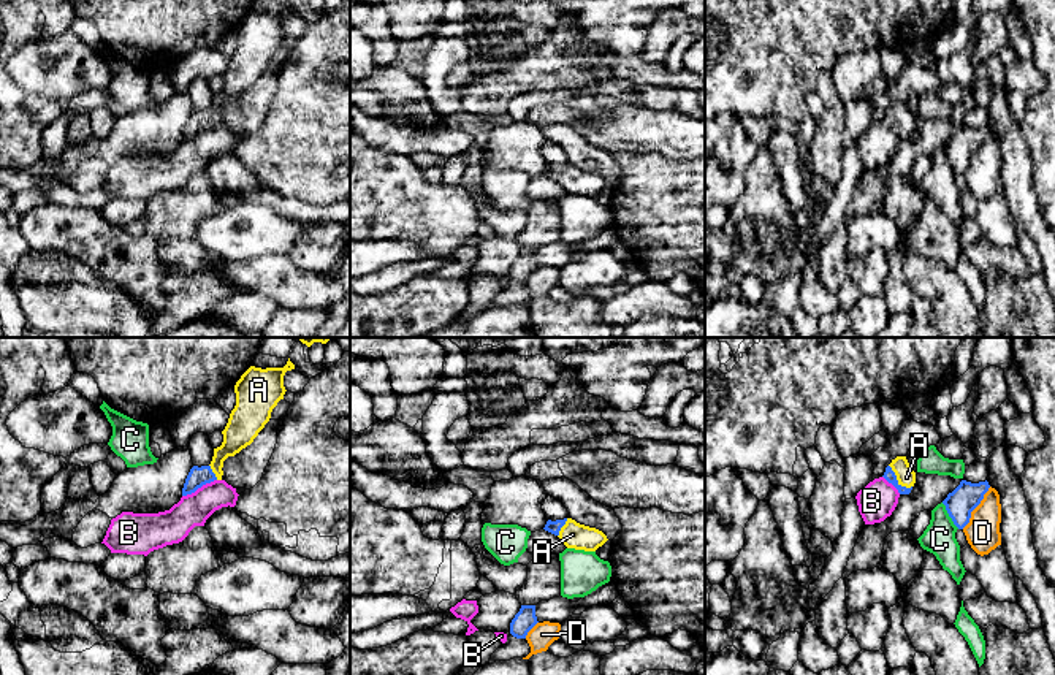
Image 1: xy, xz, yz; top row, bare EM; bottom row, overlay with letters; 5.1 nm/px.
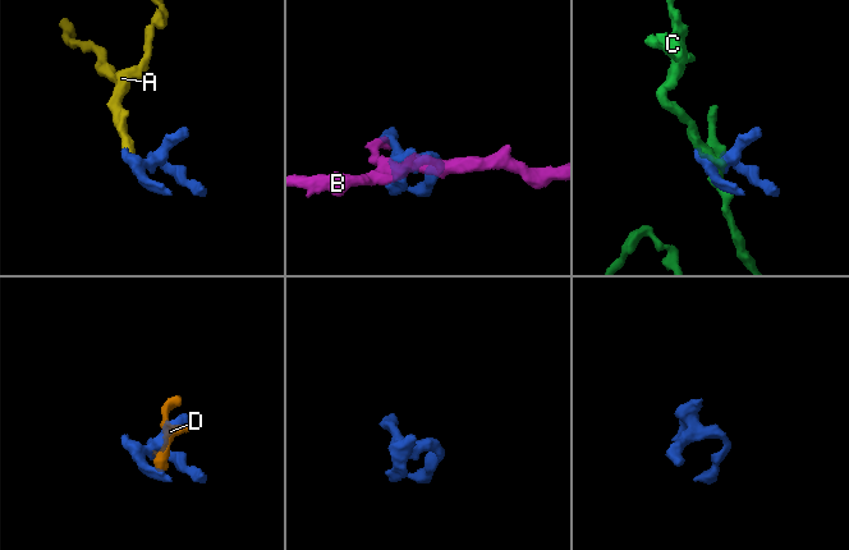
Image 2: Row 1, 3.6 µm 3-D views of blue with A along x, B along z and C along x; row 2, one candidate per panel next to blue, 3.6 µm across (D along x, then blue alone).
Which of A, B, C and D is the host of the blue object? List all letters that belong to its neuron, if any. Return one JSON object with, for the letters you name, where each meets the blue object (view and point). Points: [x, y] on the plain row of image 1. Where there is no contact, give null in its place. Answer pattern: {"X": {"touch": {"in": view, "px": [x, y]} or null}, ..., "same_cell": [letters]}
{"A": {"touch": {"in": "yz", "px": [895, 124]}}, "same_cell": ["A"]}

